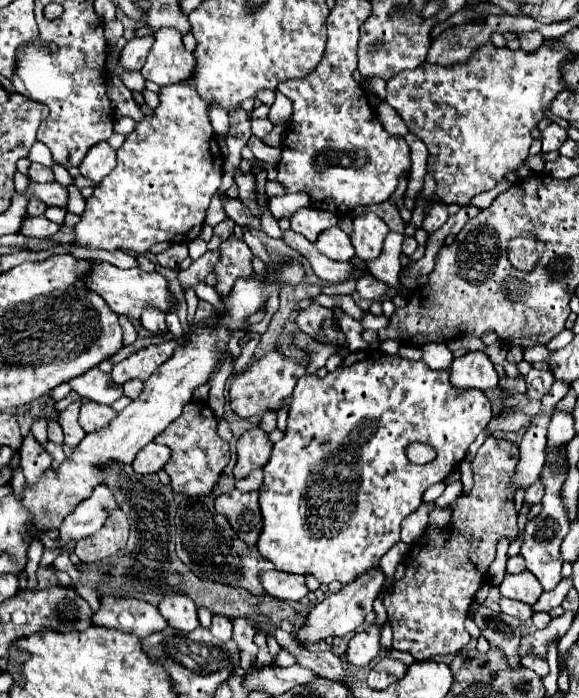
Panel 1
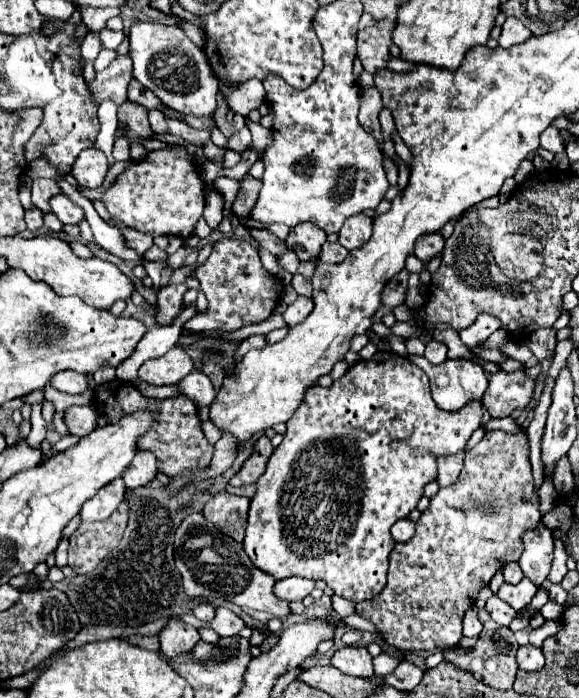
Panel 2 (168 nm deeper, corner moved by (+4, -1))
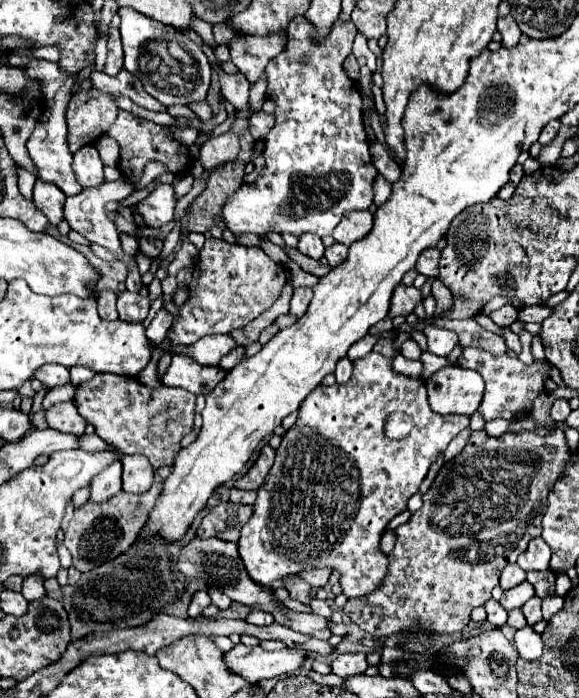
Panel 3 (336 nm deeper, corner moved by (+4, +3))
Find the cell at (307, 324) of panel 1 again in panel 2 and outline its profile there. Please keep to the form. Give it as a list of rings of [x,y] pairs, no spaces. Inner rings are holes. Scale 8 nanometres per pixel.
[[[297,296],[297,300],[293,304],[289,304],[287,310],[283,312],[283,318],[285,318],[287,326],[295,326],[295,324],[303,322],[311,310],[313,310],[313,300],[307,296]]]

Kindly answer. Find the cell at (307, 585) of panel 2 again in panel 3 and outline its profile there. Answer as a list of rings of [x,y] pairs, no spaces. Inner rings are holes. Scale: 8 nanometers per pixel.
[[[317,568],[317,570],[307,570],[307,572],[299,572],[299,574],[297,574],[297,578],[305,580],[313,590],[325,588],[329,576],[331,576],[331,572],[329,572],[327,568]]]

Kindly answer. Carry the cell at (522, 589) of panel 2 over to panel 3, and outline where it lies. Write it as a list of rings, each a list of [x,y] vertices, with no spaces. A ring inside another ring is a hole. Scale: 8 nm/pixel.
[[[521,582],[519,586],[505,590],[499,602],[505,610],[513,610],[513,608],[523,608],[523,604],[533,596],[535,596],[535,588],[529,582]]]

